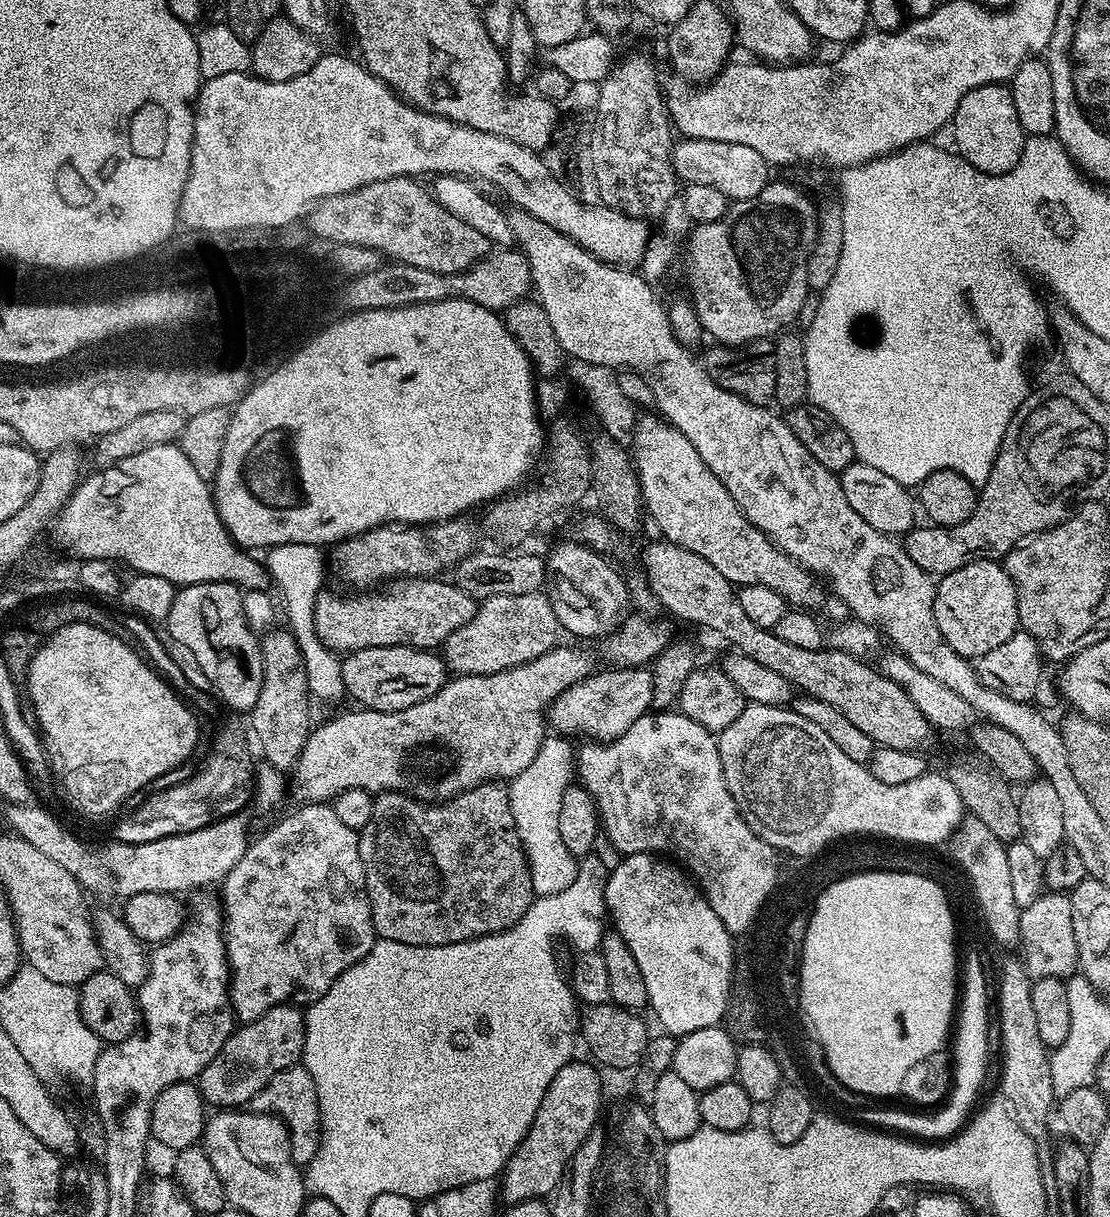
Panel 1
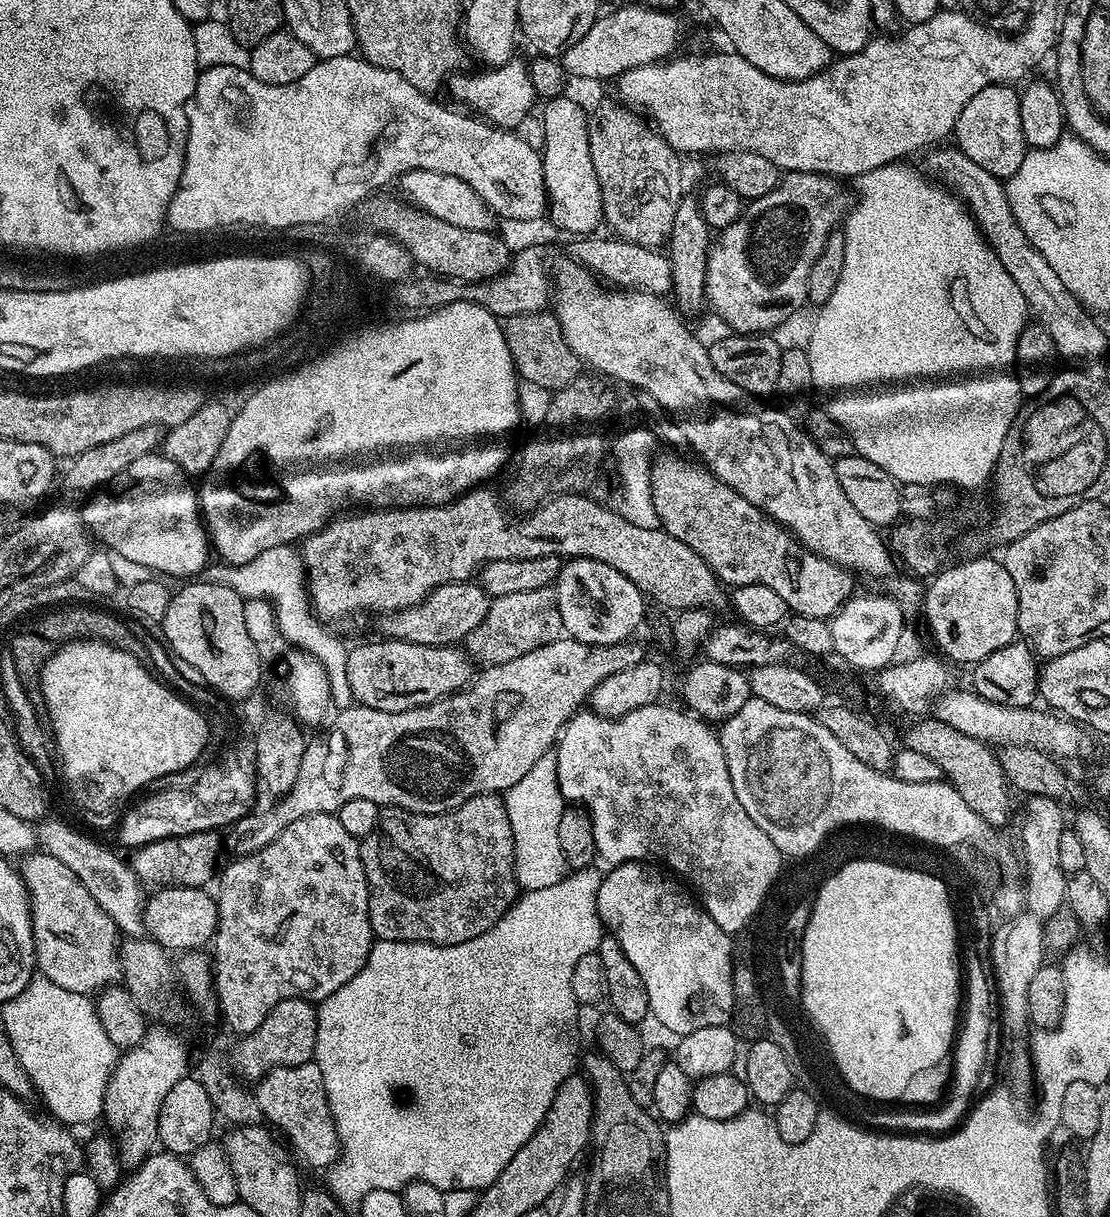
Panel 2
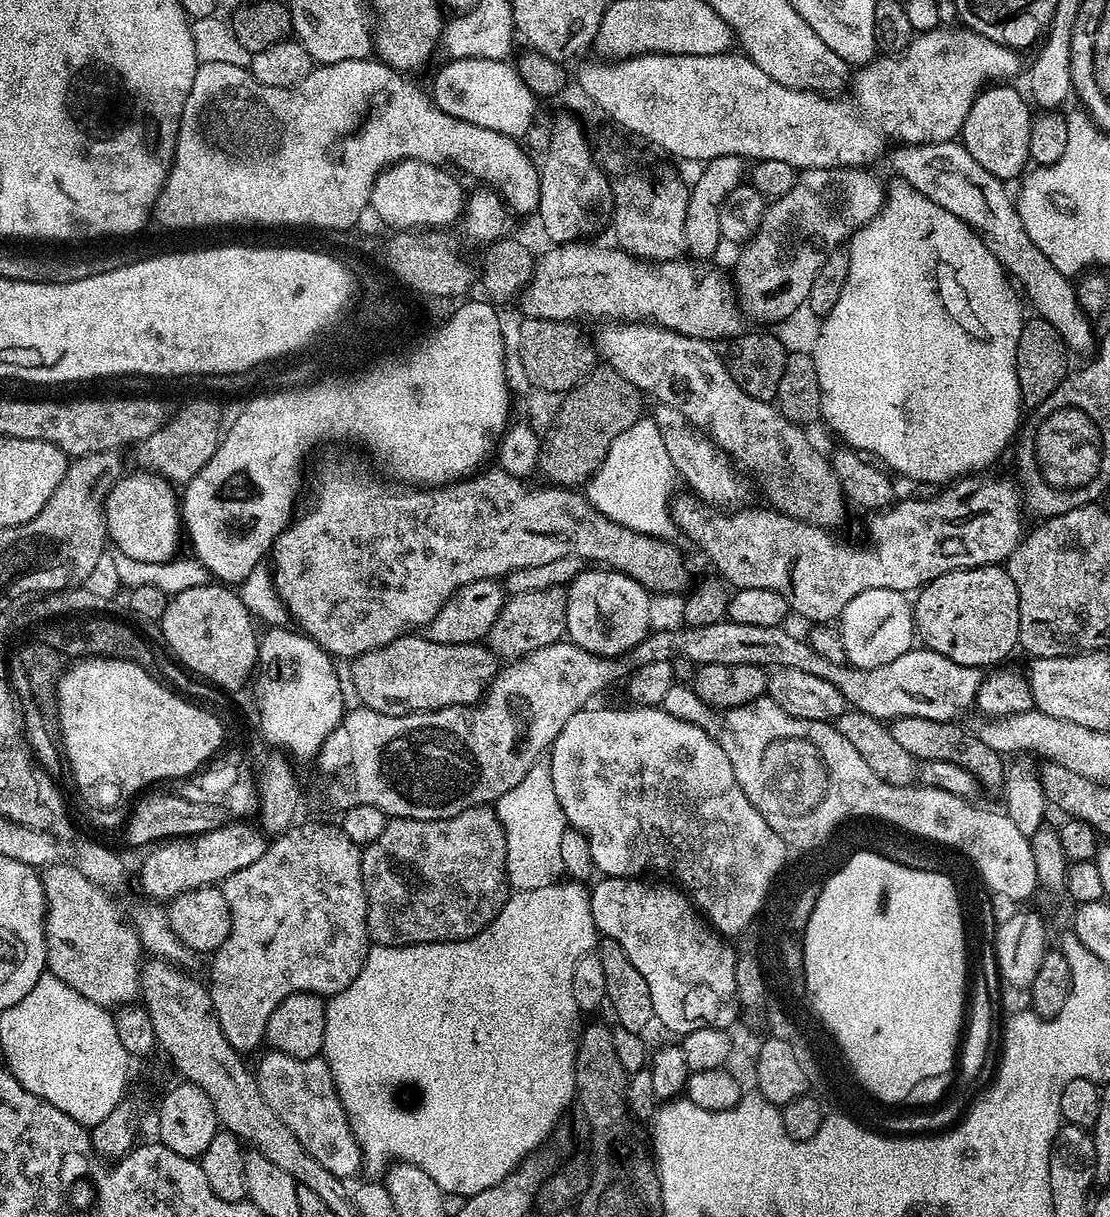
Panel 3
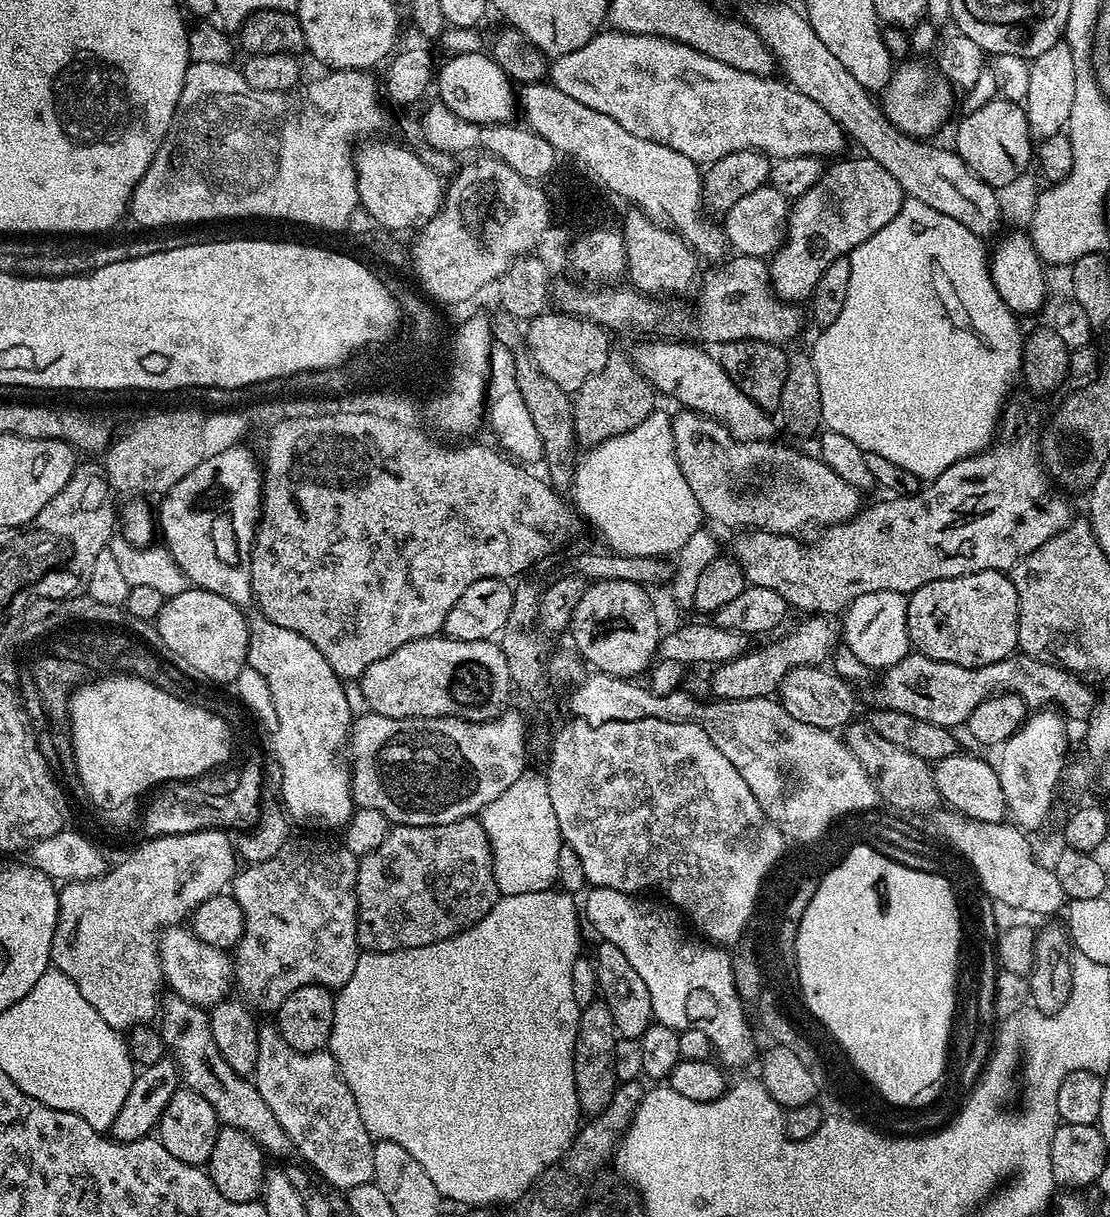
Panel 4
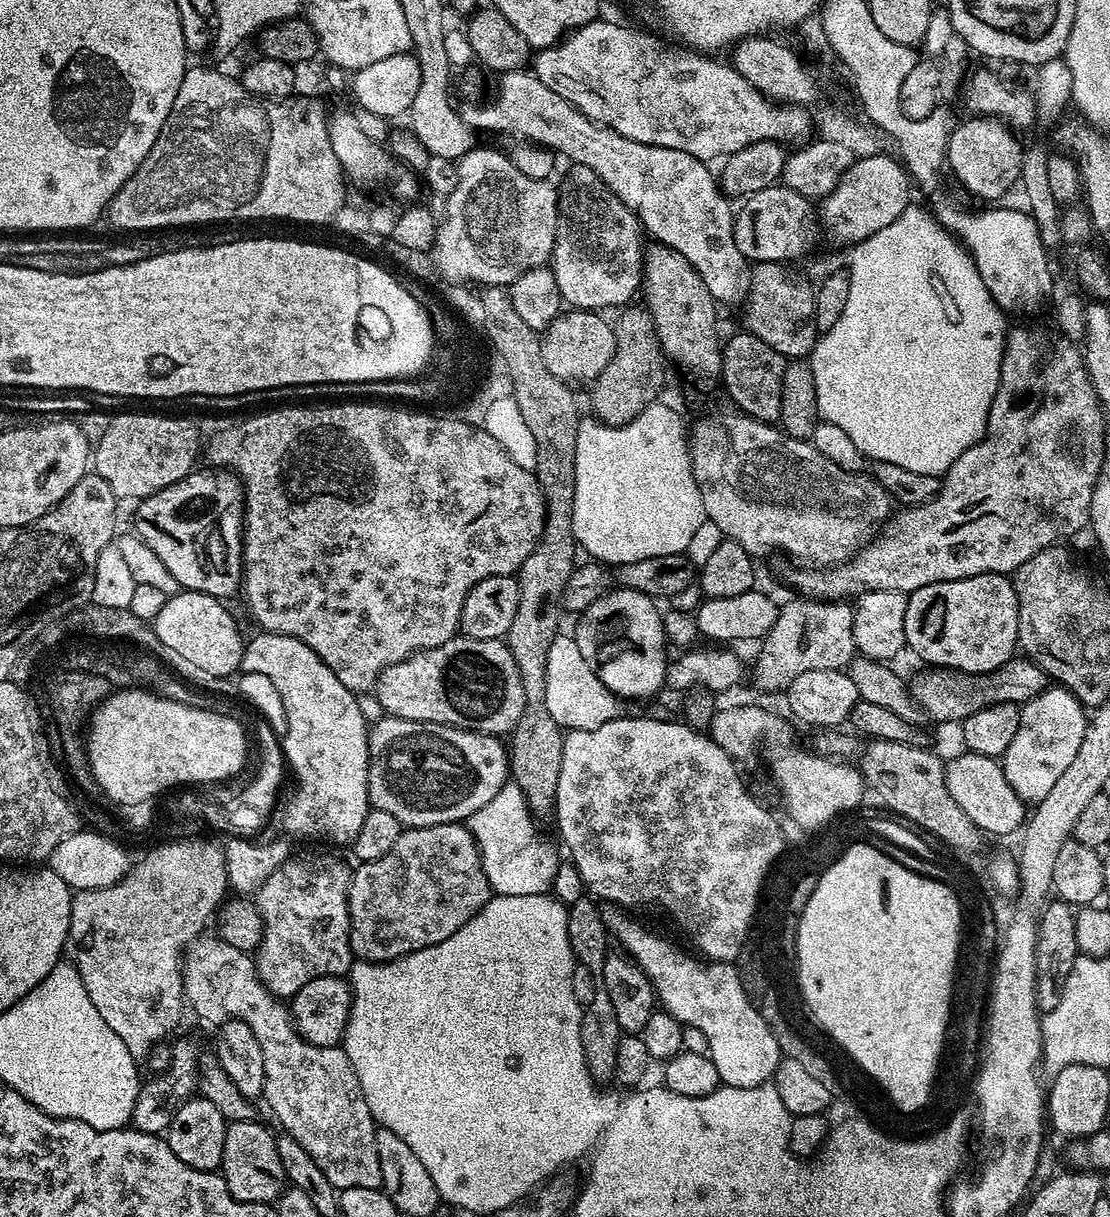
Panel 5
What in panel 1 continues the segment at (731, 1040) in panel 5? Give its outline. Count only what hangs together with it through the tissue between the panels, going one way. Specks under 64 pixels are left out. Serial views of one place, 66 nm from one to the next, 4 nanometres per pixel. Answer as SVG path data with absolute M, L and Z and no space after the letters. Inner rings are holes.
M650 852L624 856L621 861L617 868L613 867L609 871L604 907L610 917L611 927L627 942L630 954L634 954L634 962L638 962L642 982L646 982L650 1012L660 1019L664 1027L661 1029L665 1033L677 1038L694 1030L717 1027L723 1021L720 1019L728 1008L728 998L732 991L733 933L726 930L722 918L714 914L710 902L683 867Z

